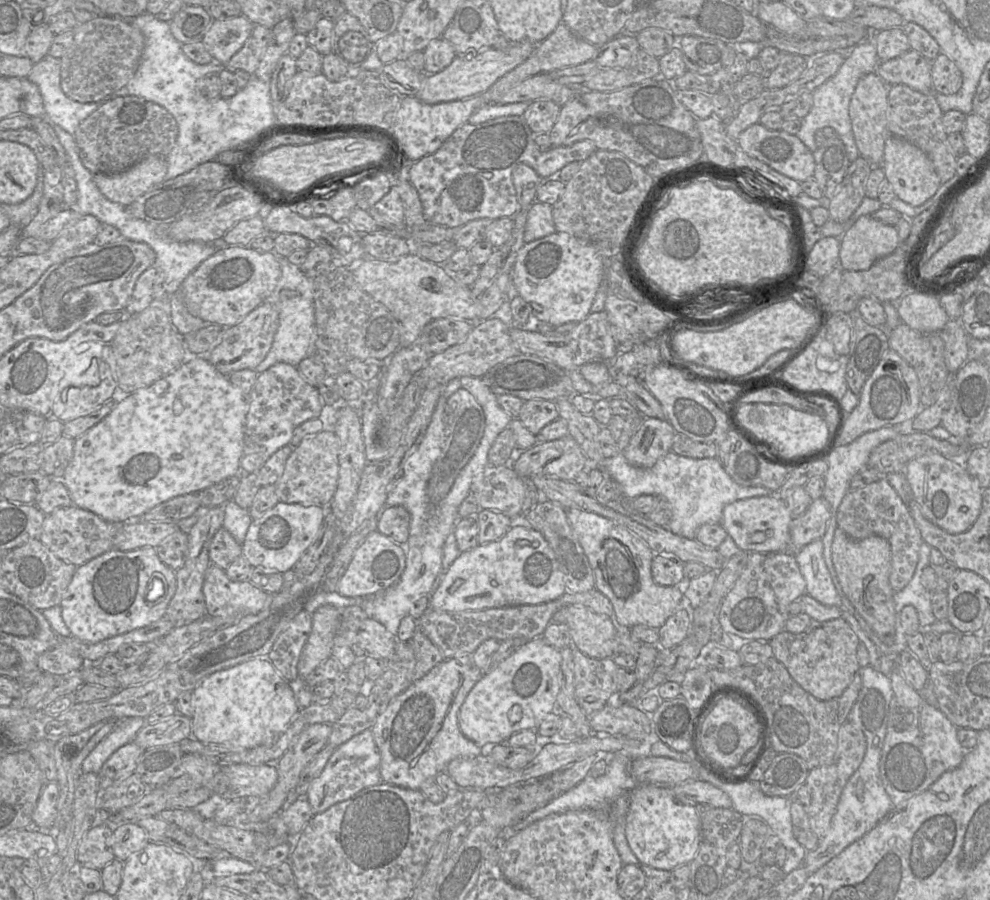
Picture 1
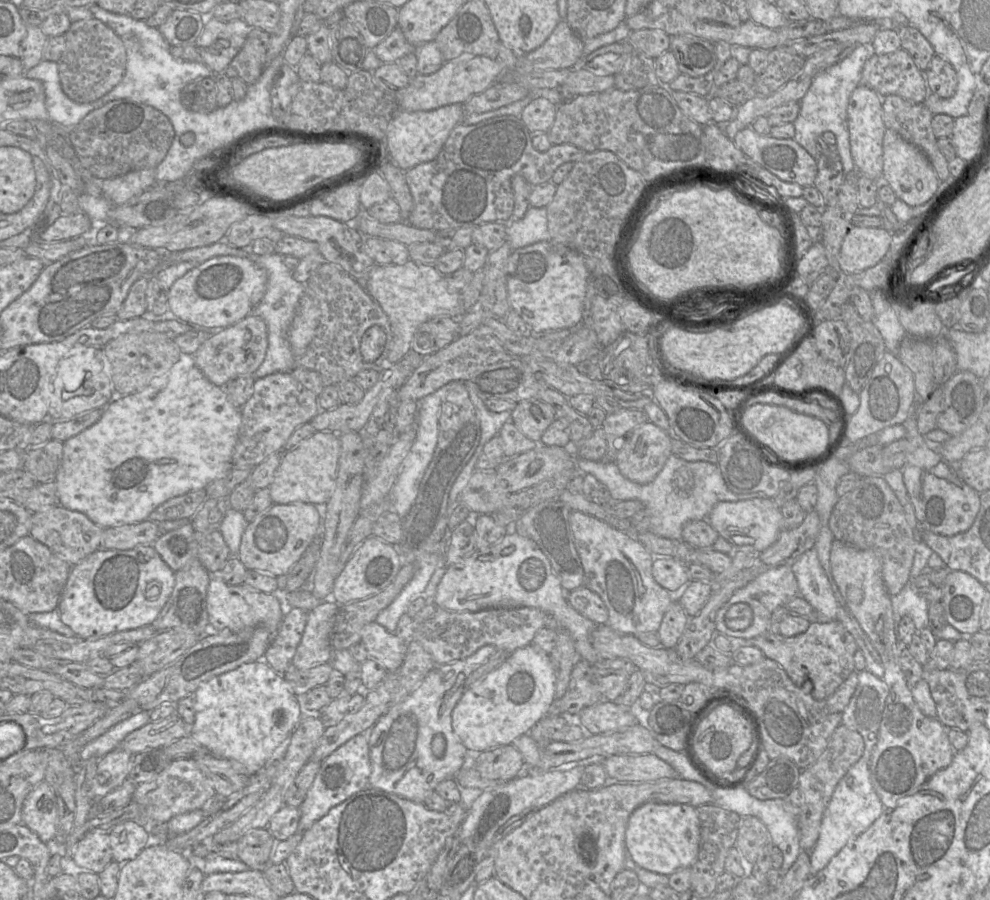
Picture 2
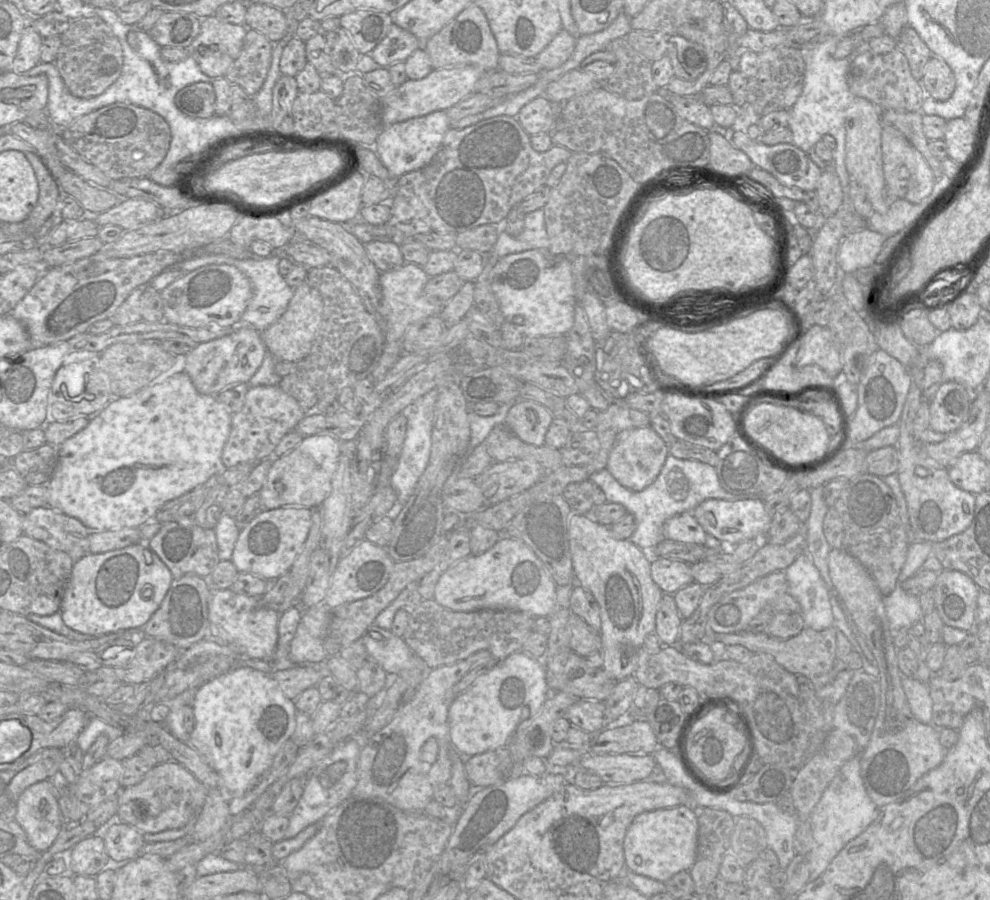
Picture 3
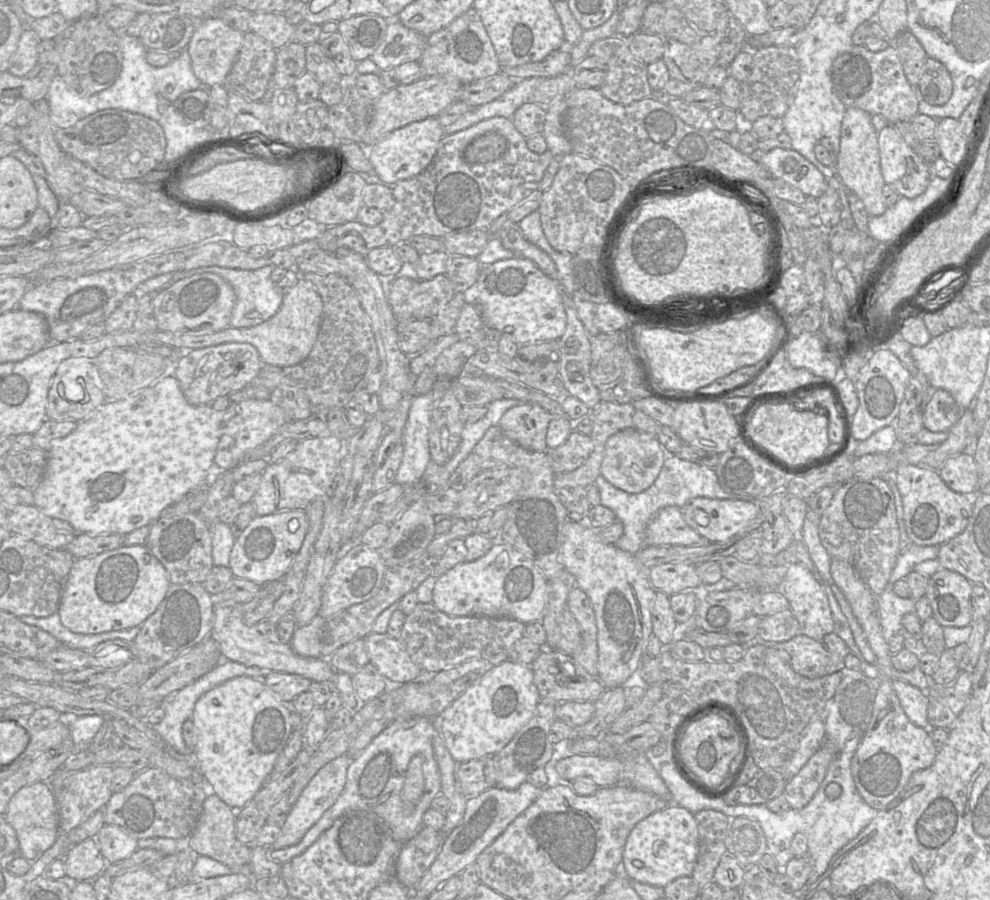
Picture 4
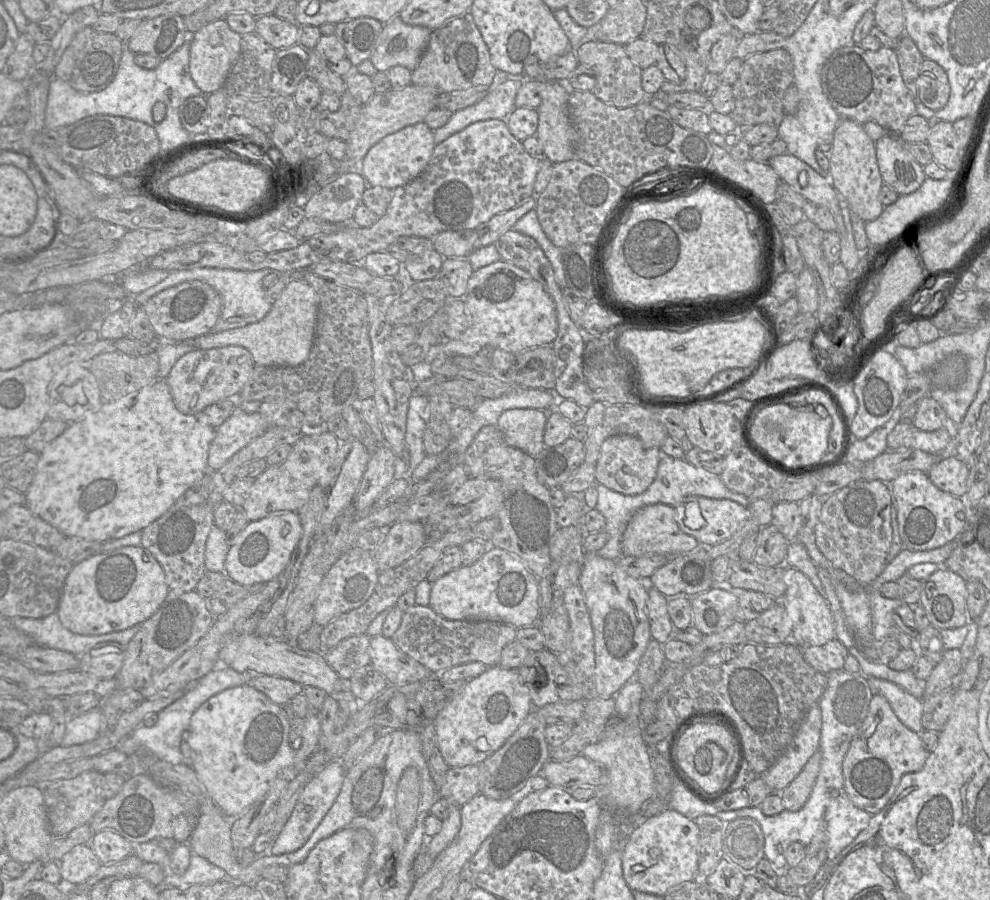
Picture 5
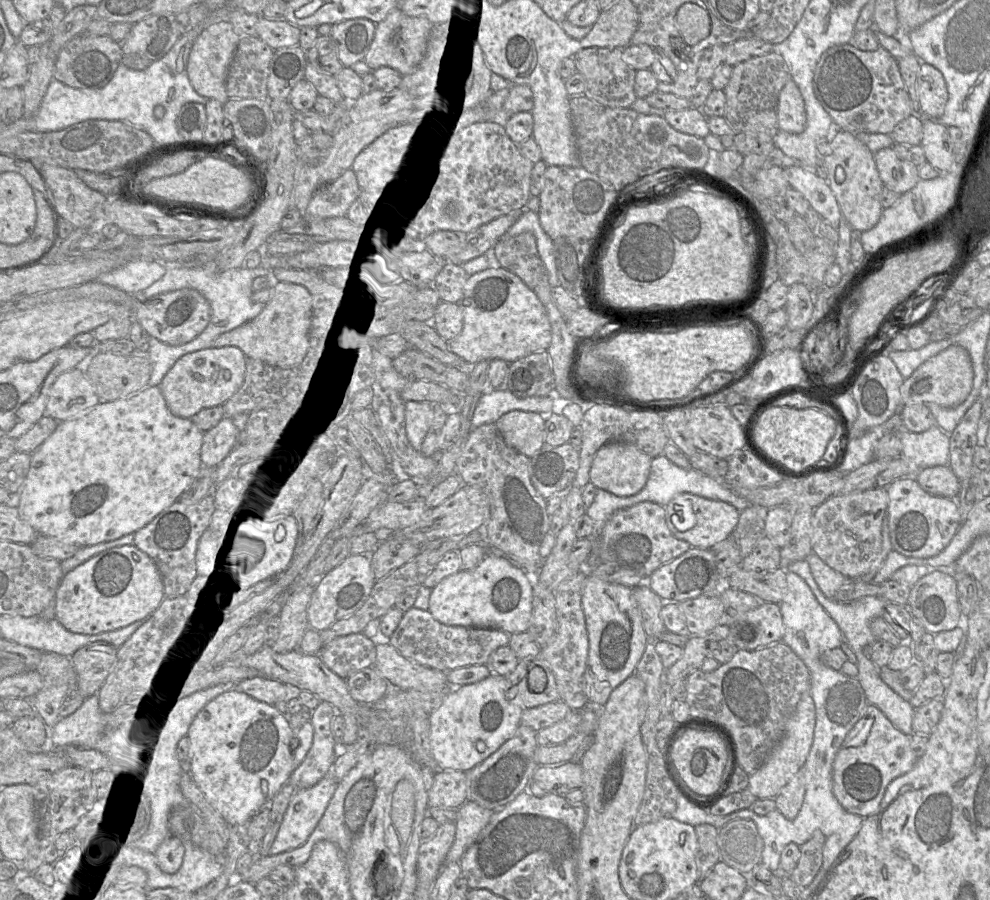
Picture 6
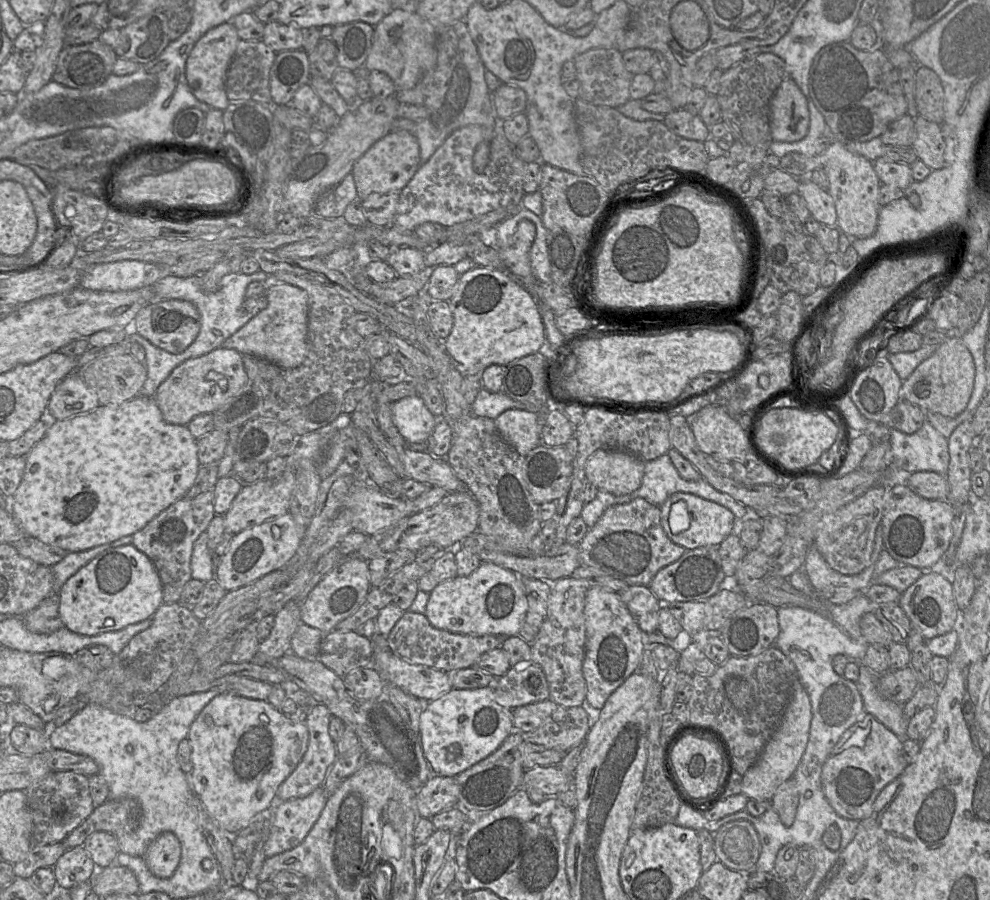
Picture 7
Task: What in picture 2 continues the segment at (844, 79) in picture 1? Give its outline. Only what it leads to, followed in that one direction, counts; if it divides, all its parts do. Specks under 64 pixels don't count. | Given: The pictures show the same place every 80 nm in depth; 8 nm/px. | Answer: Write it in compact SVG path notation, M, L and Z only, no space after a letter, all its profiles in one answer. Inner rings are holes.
M871 43L858 44L845 59L817 74L807 93L800 101L800 112L793 123L795 126L794 140L816 161L822 155L816 149L817 139L824 132L832 132L837 139L837 149L842 160L845 175L857 171L851 155L848 105L853 91L861 84L863 66L873 54Z

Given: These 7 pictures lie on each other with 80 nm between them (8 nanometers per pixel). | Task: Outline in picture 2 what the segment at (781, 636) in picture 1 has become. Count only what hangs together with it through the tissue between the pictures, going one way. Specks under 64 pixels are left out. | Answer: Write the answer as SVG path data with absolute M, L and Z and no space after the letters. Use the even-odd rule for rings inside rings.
M837 619L829 622L811 621L808 629L798 635L786 637L769 631L751 639L765 657L776 661L799 687L805 680L812 683L811 695L822 700L830 696L855 670L854 654L858 649L854 636Z

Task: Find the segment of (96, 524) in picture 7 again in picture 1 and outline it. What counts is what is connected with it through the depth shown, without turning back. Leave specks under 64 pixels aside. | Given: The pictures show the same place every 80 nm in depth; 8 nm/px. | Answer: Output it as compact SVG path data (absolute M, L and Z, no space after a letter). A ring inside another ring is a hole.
M197 358L186 364L182 364L152 385L138 389L128 395L98 424L74 439L74 454L62 479L68 488L73 505L87 509L106 521L130 522L140 520L142 514L174 497L192 492L200 492L222 480L240 474L244 426L249 408L250 394L244 393L239 387L233 385L228 376L220 373L207 359Z

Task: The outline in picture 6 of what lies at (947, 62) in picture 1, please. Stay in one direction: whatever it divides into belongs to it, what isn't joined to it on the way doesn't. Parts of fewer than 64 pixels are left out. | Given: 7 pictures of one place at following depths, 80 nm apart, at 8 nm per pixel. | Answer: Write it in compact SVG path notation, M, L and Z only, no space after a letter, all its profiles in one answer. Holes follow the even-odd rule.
M921 62L916 79L916 93L921 112L930 118L940 118L948 101L943 74L934 66Z

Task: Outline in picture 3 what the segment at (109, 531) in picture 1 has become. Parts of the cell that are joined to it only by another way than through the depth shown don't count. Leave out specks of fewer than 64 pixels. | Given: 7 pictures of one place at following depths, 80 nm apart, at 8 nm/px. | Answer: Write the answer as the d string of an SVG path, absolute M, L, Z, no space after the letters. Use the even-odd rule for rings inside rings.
M49 506L23 514L22 528L25 535L67 553L73 561L88 553L88 536L92 530L79 519Z

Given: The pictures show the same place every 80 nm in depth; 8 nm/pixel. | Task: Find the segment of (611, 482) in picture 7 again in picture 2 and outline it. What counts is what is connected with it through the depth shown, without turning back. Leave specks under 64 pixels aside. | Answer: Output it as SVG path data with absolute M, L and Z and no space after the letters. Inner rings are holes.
M648 420L626 435L614 462L625 478L647 484L655 479L671 454L670 434Z

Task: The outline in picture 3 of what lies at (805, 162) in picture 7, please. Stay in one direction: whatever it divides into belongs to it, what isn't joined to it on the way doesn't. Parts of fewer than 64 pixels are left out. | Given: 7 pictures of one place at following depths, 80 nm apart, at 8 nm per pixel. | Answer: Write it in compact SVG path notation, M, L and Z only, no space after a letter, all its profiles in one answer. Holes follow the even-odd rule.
M855 97L846 110L845 119L846 146L845 165L852 181L864 188L871 202L873 211L886 214L889 206L882 198L882 190L886 186L882 162L882 117L881 110L865 98Z

